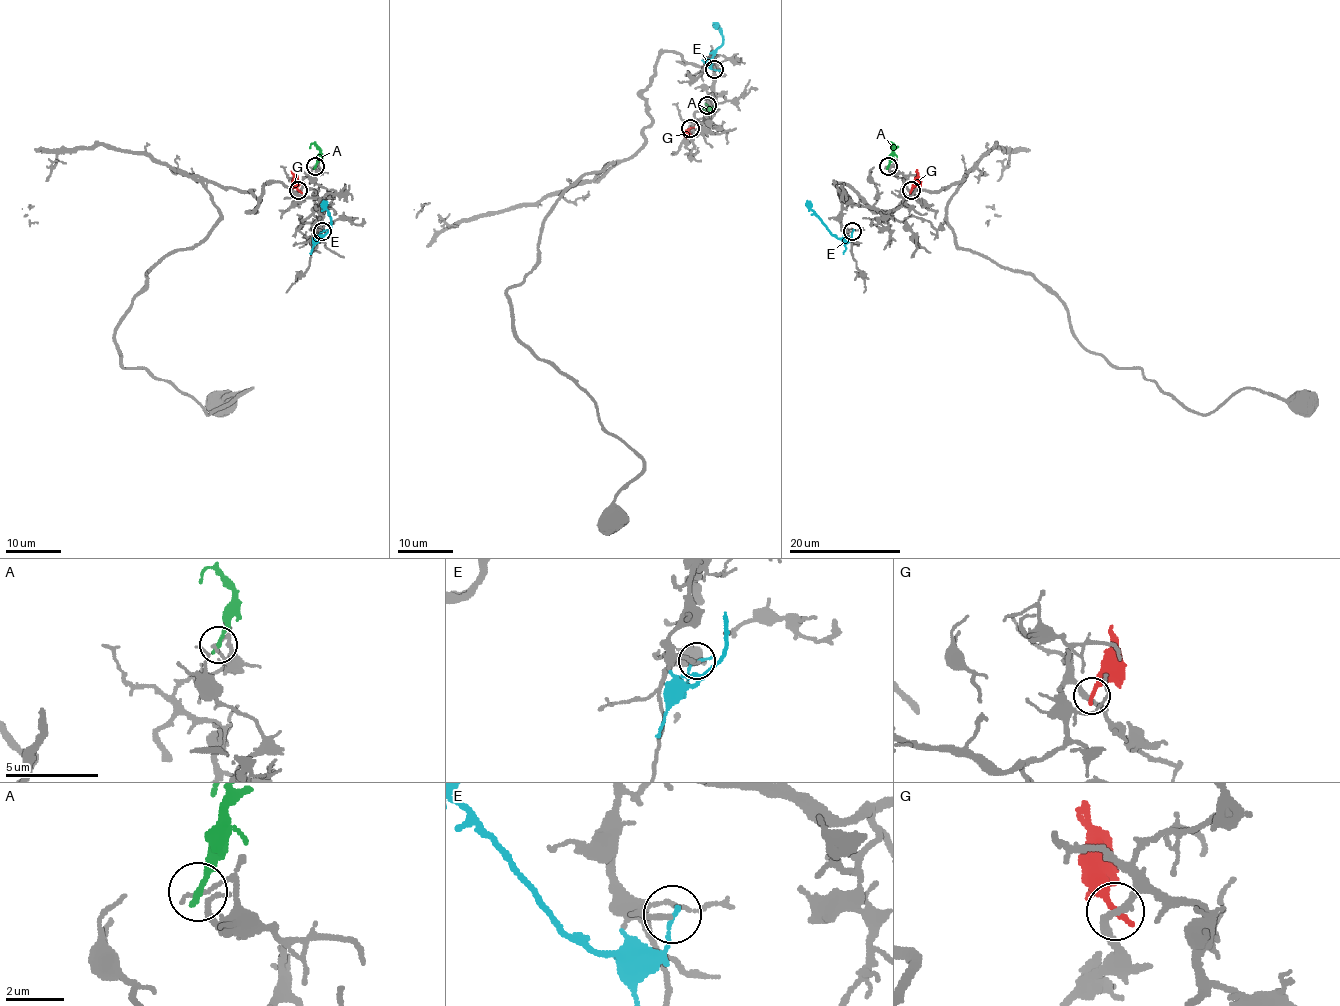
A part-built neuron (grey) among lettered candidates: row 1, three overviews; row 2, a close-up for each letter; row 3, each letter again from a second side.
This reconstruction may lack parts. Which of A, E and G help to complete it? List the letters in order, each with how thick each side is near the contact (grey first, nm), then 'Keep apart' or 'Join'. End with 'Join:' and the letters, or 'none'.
A: Thickness 160 nm (grey) against 240 nm. Keep apart
E: Thickness 170 nm (grey) against 140 nm. Keep apart
G: Thickness 260 nm (grey) against 260 nm. Keep apart
Join: none

